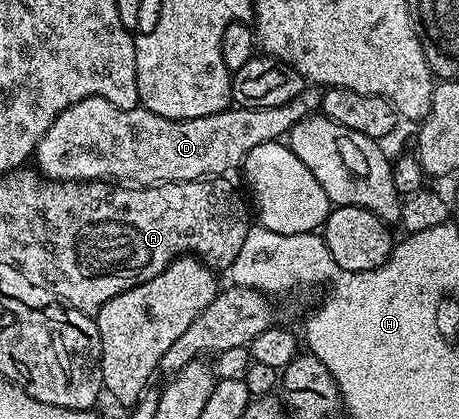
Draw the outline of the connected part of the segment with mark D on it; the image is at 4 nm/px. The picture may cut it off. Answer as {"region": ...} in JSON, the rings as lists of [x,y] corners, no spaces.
{"region":[[[304,87],[297,98],[285,102],[285,106],[265,106],[264,108],[228,107],[225,112],[209,114],[205,118],[192,120],[170,120],[153,114],[145,107],[118,108],[105,98],[90,96],[81,102],[73,102],[45,130],[41,142],[35,147],[33,164],[48,180],[82,182],[101,180],[104,182],[122,182],[127,186],[150,186],[160,182],[177,180],[205,180],[212,176],[226,177],[242,165],[250,150],[262,143],[278,141],[286,137],[295,124],[308,119],[320,111],[323,92],[318,87]]]}

